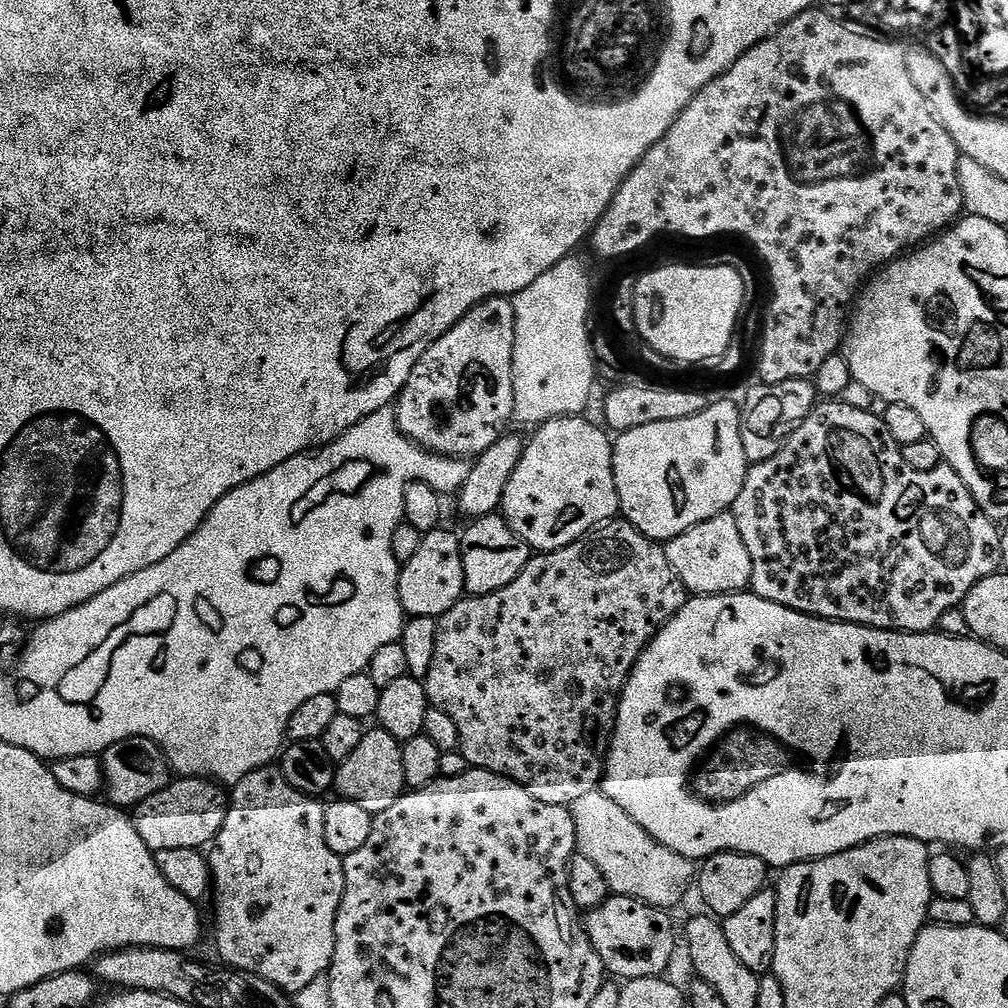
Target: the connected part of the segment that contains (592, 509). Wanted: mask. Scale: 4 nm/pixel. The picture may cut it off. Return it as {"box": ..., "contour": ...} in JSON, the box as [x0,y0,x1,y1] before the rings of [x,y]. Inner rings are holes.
{"box":[502,415,621,553],"contour":[[[583,415],[560,416],[539,425],[525,443],[522,462],[518,470],[510,474],[510,482],[504,491],[502,515],[518,535],[537,553],[553,552],[562,546],[570,546],[601,524],[607,524],[621,515],[620,499],[614,482],[612,465],[613,441],[599,423],[591,424]]]}

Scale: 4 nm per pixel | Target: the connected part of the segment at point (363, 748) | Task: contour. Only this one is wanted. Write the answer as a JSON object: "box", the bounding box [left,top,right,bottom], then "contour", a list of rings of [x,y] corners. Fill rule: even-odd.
{"box":[335,726,404,814],"contour":[[[379,726],[374,730],[365,731],[362,742],[354,749],[350,758],[339,761],[336,770],[335,791],[343,799],[350,802],[358,802],[362,810],[373,814],[382,810],[390,810],[394,802],[404,795],[404,775],[402,774],[402,744]],[[340,791],[340,792],[339,792]]]}

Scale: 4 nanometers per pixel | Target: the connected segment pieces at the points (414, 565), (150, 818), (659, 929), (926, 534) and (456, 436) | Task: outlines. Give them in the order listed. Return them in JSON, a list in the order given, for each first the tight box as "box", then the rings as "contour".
[{"box":[400,526,464,617],"contour":[[[441,526],[422,535],[422,546],[410,562],[402,565],[400,570],[400,601],[409,617],[446,615],[459,600],[464,599],[464,571],[462,570],[462,550],[460,536],[447,532]]]},{"box":[131,776,229,852],"contour":[[[185,776],[173,779],[158,794],[146,798],[146,802],[137,804],[131,809],[132,825],[142,837],[142,842],[153,852],[158,850],[204,850],[215,841],[216,835],[222,830],[222,822],[226,822],[229,797],[221,785],[205,780],[199,776]]]},{"box":[583,895,678,982],"contour":[[[609,895],[602,906],[583,917],[583,922],[594,950],[598,950],[598,958],[602,958],[605,973],[612,975],[613,972],[614,975],[621,976],[616,978],[627,982],[651,976],[663,977],[667,973],[664,971],[671,966],[672,955],[676,952],[676,936],[678,940],[678,932],[672,929],[672,920],[668,916],[671,915],[665,909],[651,908],[649,904],[643,904],[634,898]]]},{"box":[730,402,1002,632],"contour":[[[843,402],[817,403],[816,407],[812,409],[812,413],[789,434],[787,442],[782,446],[782,450],[778,450],[778,454],[774,454],[774,458],[749,467],[746,482],[742,486],[742,494],[738,494],[738,498],[732,504],[730,511],[734,522],[738,522],[738,530],[742,533],[742,542],[746,542],[746,550],[750,550],[750,558],[752,559],[752,582],[750,588],[757,596],[766,598],[770,602],[778,602],[790,610],[798,610],[807,616],[816,616],[819,620],[839,620],[842,624],[861,624],[867,628],[881,628],[887,632],[931,632],[939,625],[942,614],[946,614],[946,610],[961,607],[966,594],[970,594],[970,590],[974,590],[974,586],[978,582],[982,582],[982,578],[994,575],[1001,567],[1000,537],[1002,532],[1001,529],[996,529],[999,528],[997,521],[986,515],[978,506],[978,502],[974,502],[970,490],[966,490],[966,482],[962,482],[962,478],[958,478],[958,474],[949,464],[942,462],[934,470],[926,470],[925,472],[922,470],[910,470],[910,466],[906,466],[906,458],[902,458],[900,453],[901,445],[896,444],[894,438],[890,438],[890,430],[886,430],[883,419],[877,413],[875,416],[874,413],[875,411],[872,410],[854,410],[854,406]]]},{"box":[394,296,516,458],"contour":[[[493,296],[491,300],[483,300],[478,306],[474,306],[474,310],[470,310],[470,314],[466,314],[466,318],[462,318],[462,322],[458,322],[449,332],[442,334],[442,338],[438,338],[438,342],[434,342],[434,346],[430,346],[430,350],[426,350],[426,354],[422,354],[422,358],[414,366],[406,386],[400,391],[400,395],[394,404],[398,426],[404,431],[405,436],[409,436],[412,439],[413,444],[419,444],[421,448],[435,452],[438,456],[475,458],[481,456],[490,446],[494,446],[494,442],[498,437],[505,435],[507,428],[504,427],[507,426],[508,420],[510,424],[510,421],[513,419],[512,411],[514,410],[512,359],[514,358],[515,333],[516,323],[514,322],[514,306],[511,299],[503,296]]]}]

